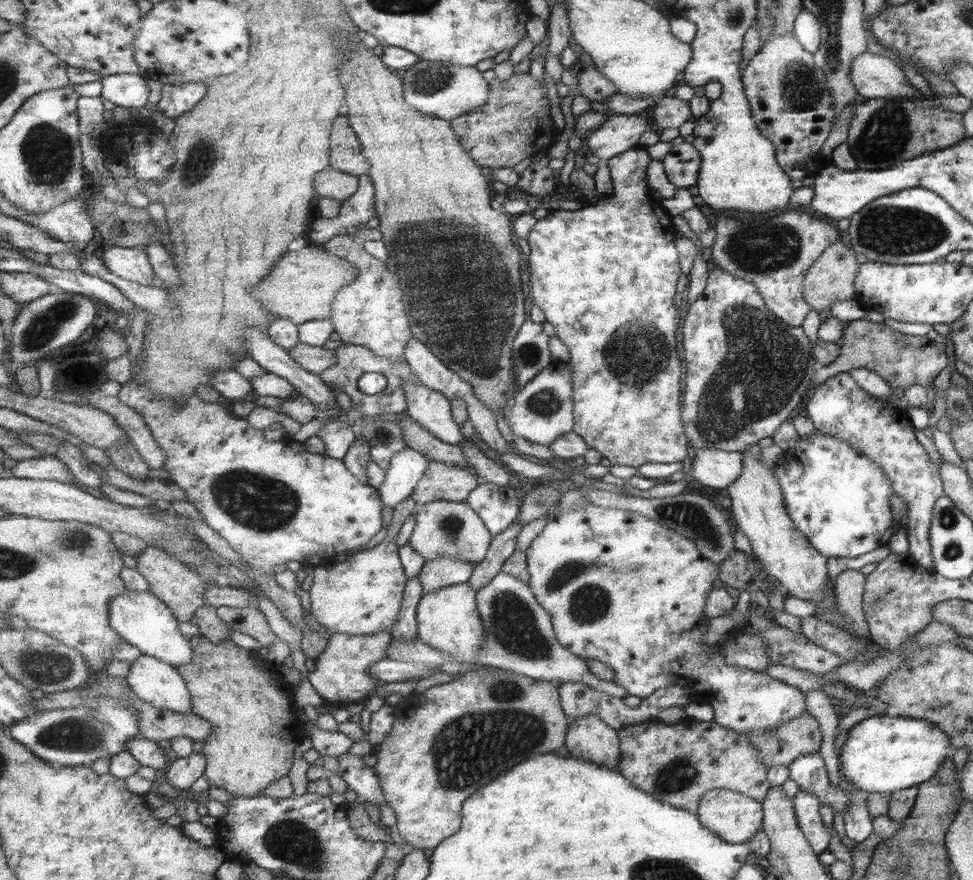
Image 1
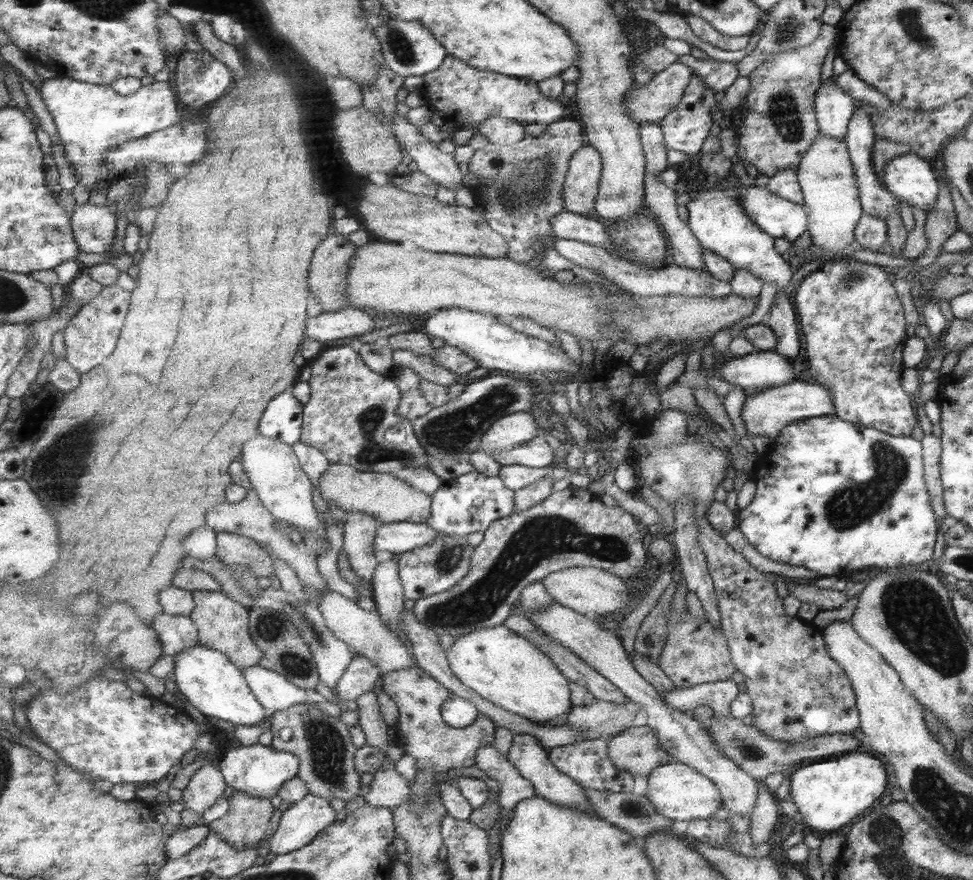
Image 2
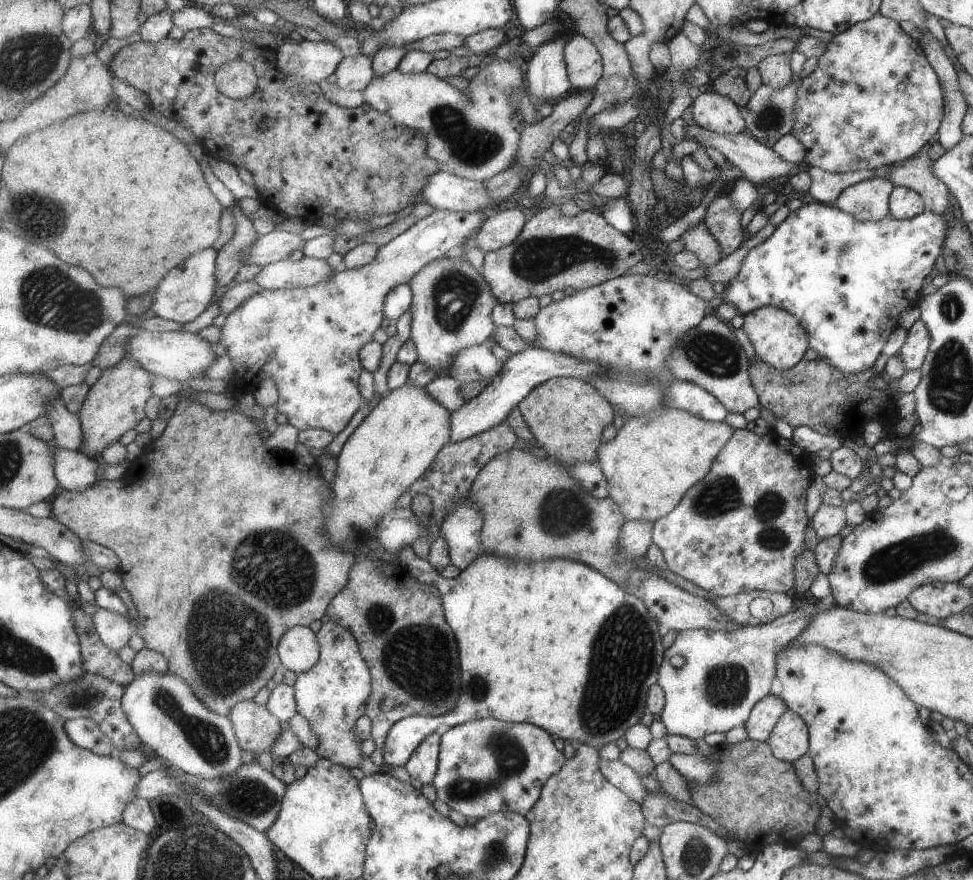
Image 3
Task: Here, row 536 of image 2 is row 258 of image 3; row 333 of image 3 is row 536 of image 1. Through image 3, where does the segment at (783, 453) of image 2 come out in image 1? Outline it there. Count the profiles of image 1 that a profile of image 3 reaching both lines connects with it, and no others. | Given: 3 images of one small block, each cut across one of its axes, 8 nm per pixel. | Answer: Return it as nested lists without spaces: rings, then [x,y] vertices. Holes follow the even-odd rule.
[[[823,432],[799,436],[797,446],[793,446],[781,466],[777,466],[777,482],[789,518],[827,560],[851,560],[875,548],[885,548],[899,528],[889,504],[895,490],[885,470],[867,454],[861,454],[857,446],[849,446],[849,442],[841,438]]]

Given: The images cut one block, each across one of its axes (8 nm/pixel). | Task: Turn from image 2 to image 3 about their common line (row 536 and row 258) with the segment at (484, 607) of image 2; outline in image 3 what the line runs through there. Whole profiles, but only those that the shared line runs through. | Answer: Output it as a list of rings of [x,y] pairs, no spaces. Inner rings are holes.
[[[561,202],[547,204],[537,216],[533,216],[517,240],[501,250],[485,254],[483,276],[493,288],[499,304],[519,304],[527,298],[541,298],[555,290],[575,288],[577,292],[603,284],[603,280],[615,280],[641,260],[639,248],[611,228],[597,212],[583,208],[575,218],[563,214]]]

